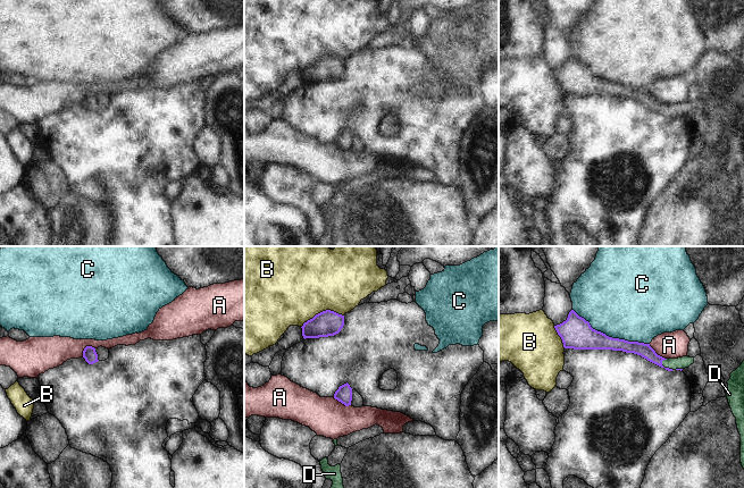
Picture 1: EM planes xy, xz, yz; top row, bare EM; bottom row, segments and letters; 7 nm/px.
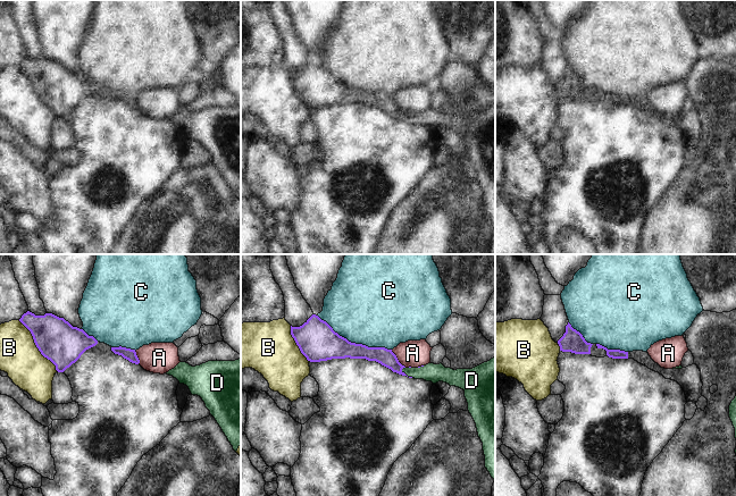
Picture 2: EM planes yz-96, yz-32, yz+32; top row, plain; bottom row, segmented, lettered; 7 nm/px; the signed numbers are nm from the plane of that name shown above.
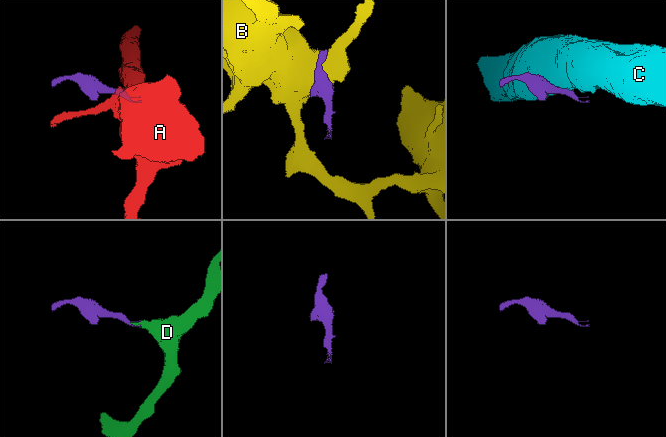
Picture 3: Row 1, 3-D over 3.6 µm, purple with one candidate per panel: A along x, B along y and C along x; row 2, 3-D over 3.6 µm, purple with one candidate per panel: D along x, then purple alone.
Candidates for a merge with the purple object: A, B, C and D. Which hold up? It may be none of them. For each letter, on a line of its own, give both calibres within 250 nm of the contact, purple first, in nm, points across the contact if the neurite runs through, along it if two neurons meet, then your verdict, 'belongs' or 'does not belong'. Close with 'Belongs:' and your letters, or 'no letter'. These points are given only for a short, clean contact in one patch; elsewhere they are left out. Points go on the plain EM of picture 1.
A: calibres 90 and 220 nm; border xy (94, 93), (86, 92), (82, 102); does not belong
B: calibres 180 and 480 nm; does not belong
C: calibres 220 and 480 nm; does not belong
D: calibres 100 and 80 nm; way yz (645, 97), (666, 114), (683, 108); belongs
Belongs: D

